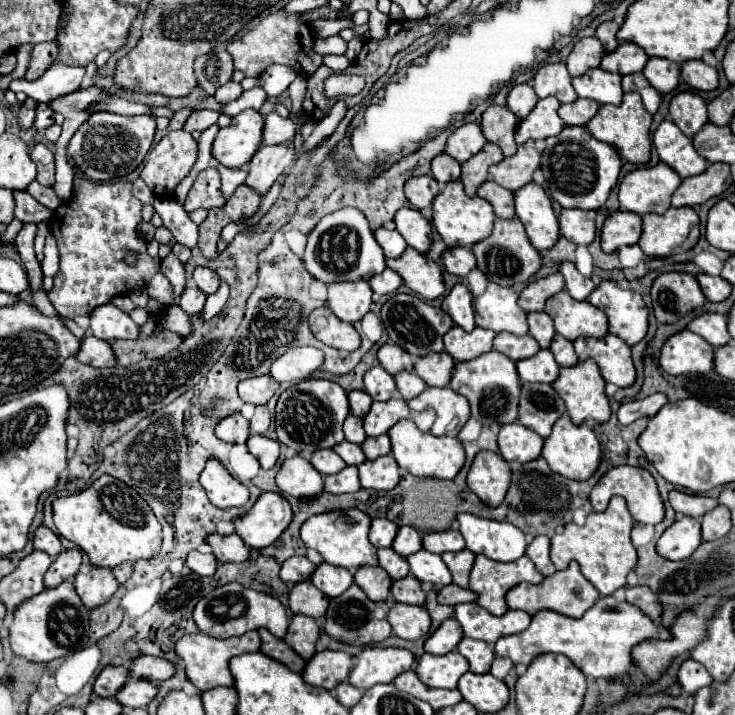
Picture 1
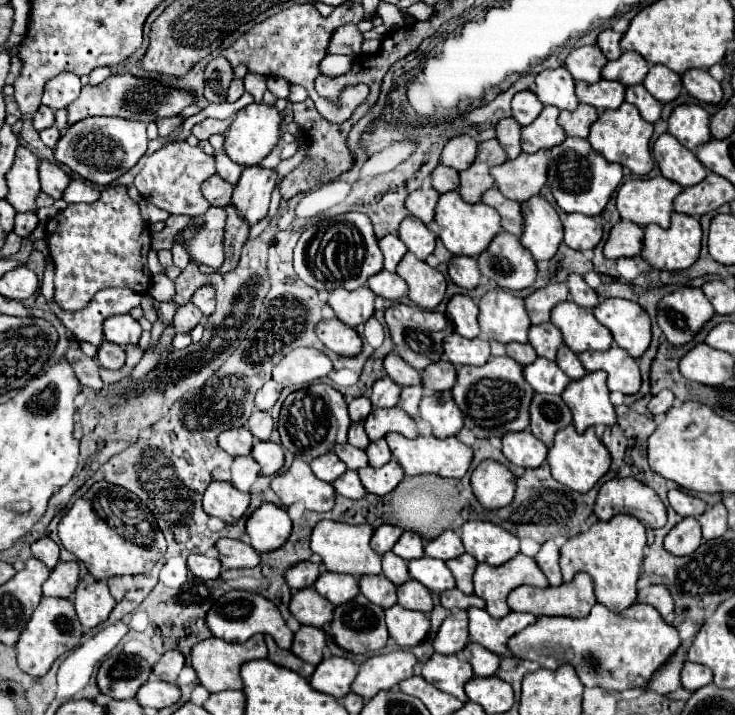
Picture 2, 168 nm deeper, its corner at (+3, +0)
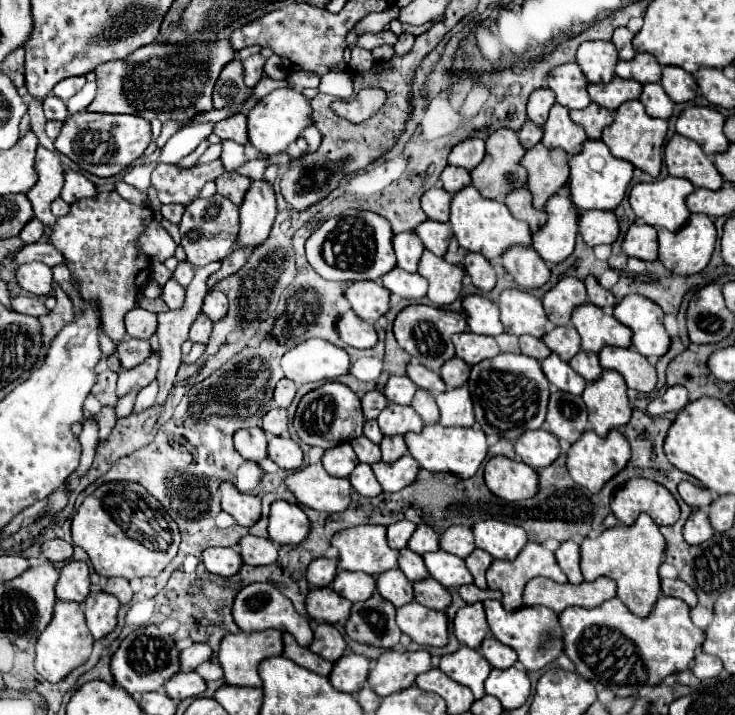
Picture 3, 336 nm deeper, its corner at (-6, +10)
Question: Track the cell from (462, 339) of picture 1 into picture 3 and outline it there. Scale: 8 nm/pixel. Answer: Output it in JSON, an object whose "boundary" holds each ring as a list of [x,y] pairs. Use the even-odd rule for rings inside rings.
{"boundary":[[[464,331],[456,337],[452,337],[452,341],[456,345],[456,355],[460,359],[464,359],[468,365],[476,365],[476,363],[490,359],[490,357],[496,357],[500,353],[494,337],[474,335],[470,331]]]}

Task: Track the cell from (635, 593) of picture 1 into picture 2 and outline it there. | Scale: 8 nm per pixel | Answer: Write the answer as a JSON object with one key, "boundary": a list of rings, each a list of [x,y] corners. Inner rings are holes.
{"boundary":[[[649,585],[649,587],[639,589],[639,601],[653,605],[663,617],[673,613],[673,607],[675,607],[671,593],[663,585]]]}

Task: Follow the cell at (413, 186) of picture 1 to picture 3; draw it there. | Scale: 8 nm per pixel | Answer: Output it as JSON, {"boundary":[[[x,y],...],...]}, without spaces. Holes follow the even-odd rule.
{"boundary":[[[436,185],[422,195],[420,203],[422,203],[422,209],[428,215],[428,219],[446,223],[450,217],[450,199],[452,199],[452,195],[442,185]]]}

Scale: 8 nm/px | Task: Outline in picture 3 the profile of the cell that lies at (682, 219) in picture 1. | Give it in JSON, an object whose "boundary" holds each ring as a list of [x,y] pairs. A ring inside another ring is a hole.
{"boundary":[[[692,213],[678,231],[658,229],[658,259],[678,275],[702,271],[714,251],[716,227],[710,217]]]}

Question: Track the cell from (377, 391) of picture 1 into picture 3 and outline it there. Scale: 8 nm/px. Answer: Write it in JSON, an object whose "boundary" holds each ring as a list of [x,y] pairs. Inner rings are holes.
{"boundary":[[[406,375],[390,377],[384,387],[386,399],[392,403],[398,403],[398,405],[410,405],[414,393],[416,393],[416,385]]]}

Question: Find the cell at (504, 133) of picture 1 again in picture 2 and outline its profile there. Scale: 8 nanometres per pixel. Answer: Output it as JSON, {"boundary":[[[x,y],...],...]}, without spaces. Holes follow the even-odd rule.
{"boundary":[[[503,119],[497,127],[497,141],[507,151],[509,159],[515,159],[521,153],[521,127],[515,119]]]}

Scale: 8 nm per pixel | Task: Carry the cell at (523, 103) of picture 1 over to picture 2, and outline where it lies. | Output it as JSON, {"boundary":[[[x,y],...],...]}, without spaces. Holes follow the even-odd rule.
{"boundary":[[[521,91],[513,97],[513,119],[521,127],[533,123],[541,111],[543,111],[543,103],[537,99],[533,91]]]}

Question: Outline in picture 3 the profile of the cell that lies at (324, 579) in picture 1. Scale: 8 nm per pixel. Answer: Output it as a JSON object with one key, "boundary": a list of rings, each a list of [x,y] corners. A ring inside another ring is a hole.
{"boundary":[[[338,571],[332,587],[336,589],[336,593],[346,597],[348,601],[358,603],[358,601],[366,601],[376,591],[376,581],[368,573]]]}

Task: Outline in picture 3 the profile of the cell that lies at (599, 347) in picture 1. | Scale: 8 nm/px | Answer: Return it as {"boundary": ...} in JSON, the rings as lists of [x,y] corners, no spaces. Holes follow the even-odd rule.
{"boundary":[[[604,347],[600,353],[600,365],[604,369],[616,369],[628,387],[638,391],[652,391],[656,387],[656,369],[646,357],[640,357],[632,347]]]}

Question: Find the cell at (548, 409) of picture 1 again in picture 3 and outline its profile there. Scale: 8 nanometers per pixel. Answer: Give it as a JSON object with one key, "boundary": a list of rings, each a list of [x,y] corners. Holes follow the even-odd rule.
{"boundary":[[[552,391],[544,427],[558,439],[574,443],[580,437],[580,433],[588,429],[588,413],[582,397]]]}

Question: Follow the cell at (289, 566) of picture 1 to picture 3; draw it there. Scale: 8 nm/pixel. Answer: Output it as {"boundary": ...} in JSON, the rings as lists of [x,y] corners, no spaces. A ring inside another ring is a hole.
{"boundary":[[[318,557],[308,565],[308,583],[314,587],[326,587],[336,577],[336,559]]]}

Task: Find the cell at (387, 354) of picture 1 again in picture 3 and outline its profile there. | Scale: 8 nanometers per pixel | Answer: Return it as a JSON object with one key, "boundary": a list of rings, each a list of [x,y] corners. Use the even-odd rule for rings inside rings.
{"boundary":[[[408,363],[406,367],[406,375],[412,379],[412,383],[420,389],[428,389],[430,393],[442,393],[446,389],[444,381],[440,379],[438,373],[426,369],[424,365],[414,365],[414,363]]]}

